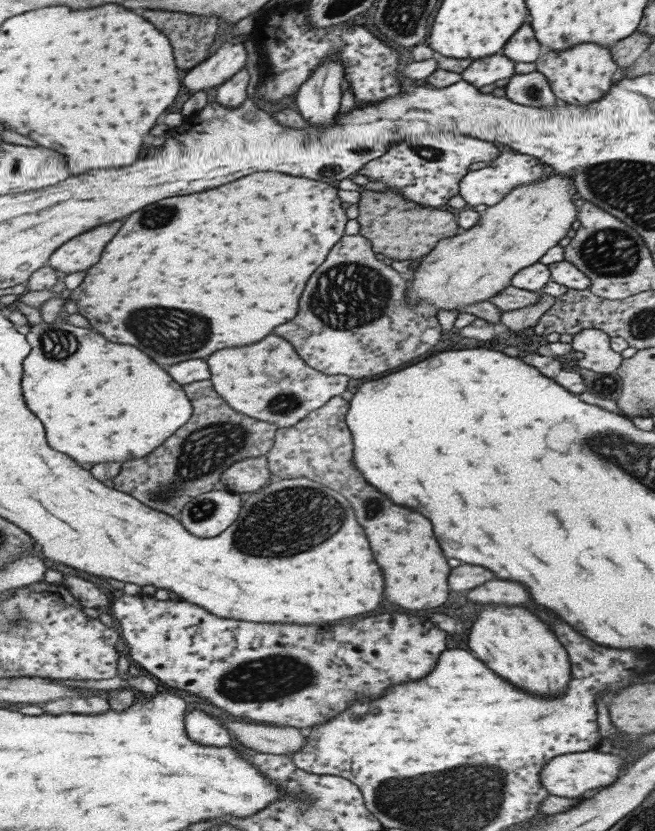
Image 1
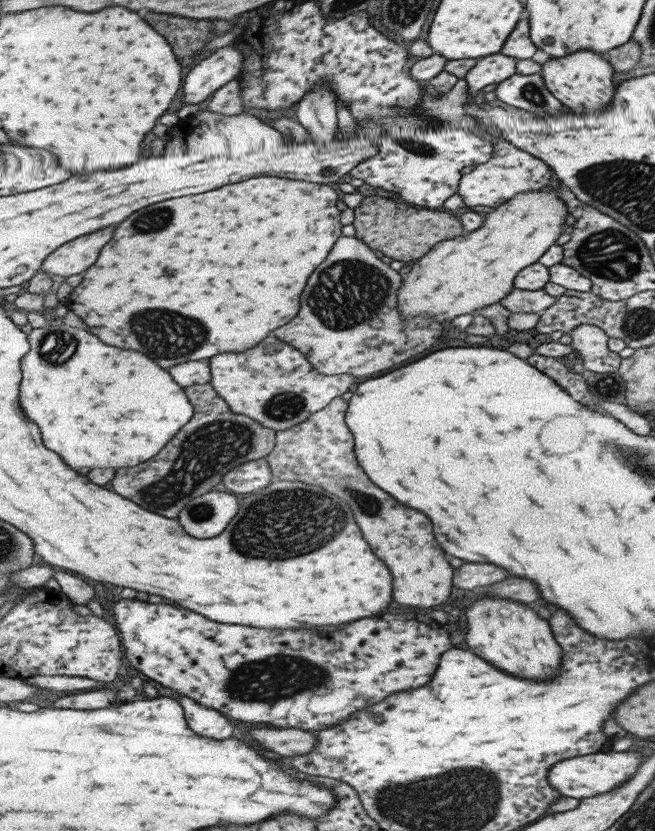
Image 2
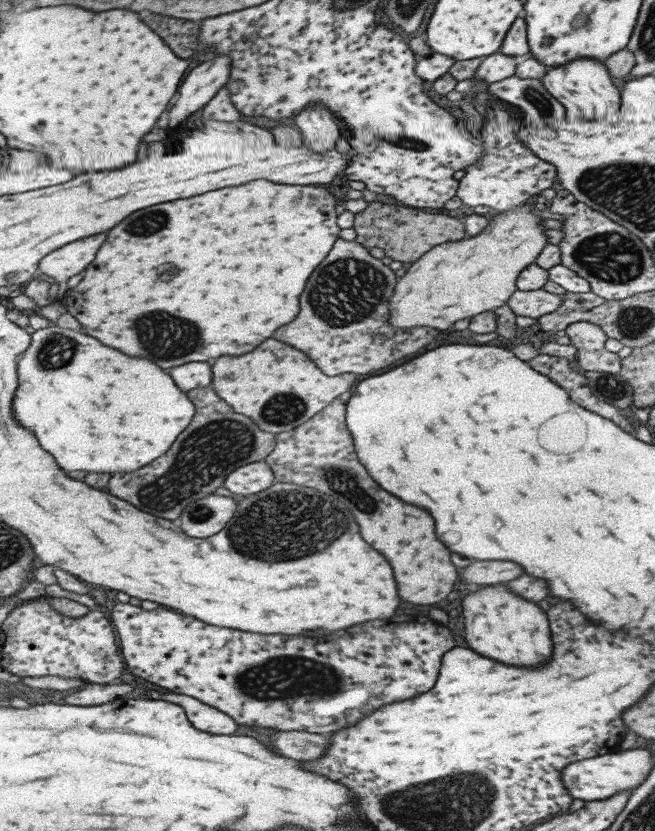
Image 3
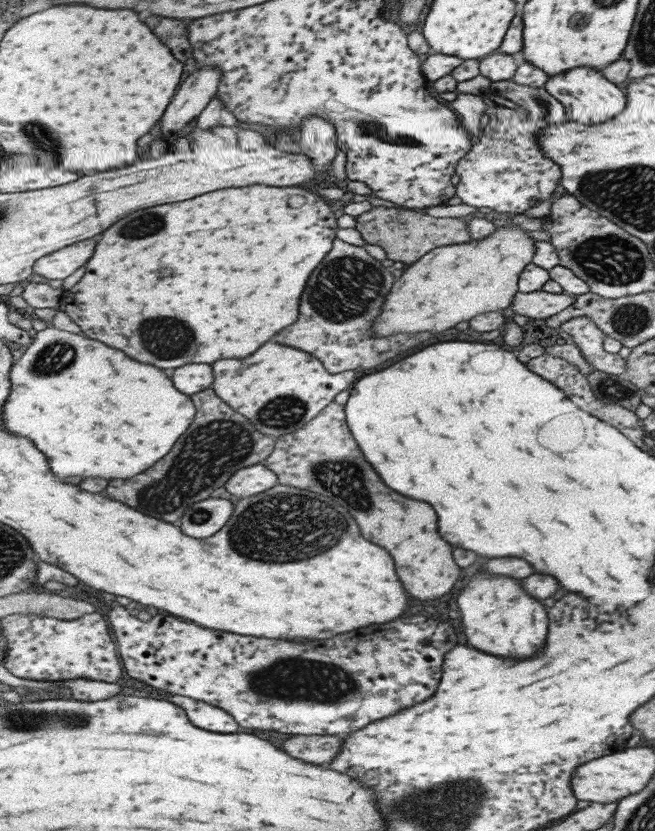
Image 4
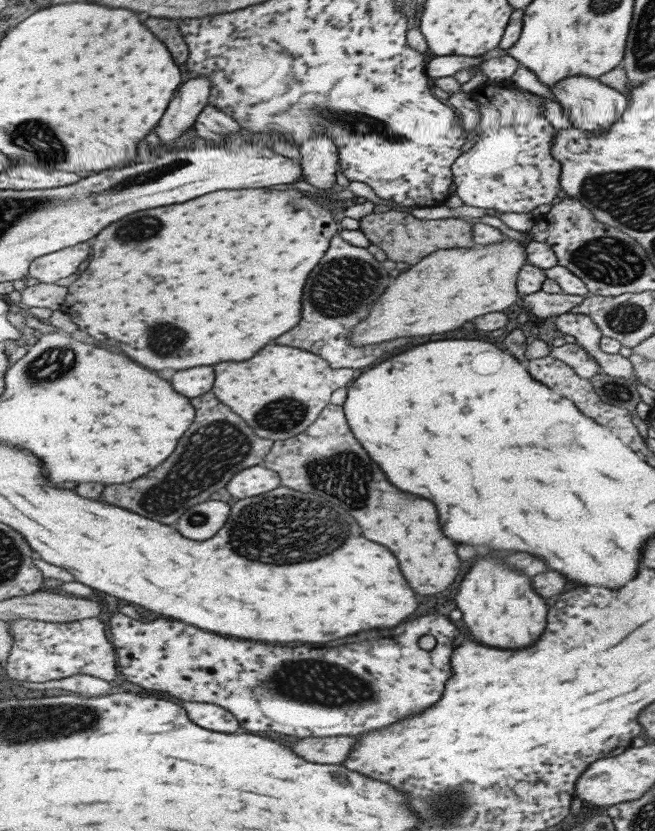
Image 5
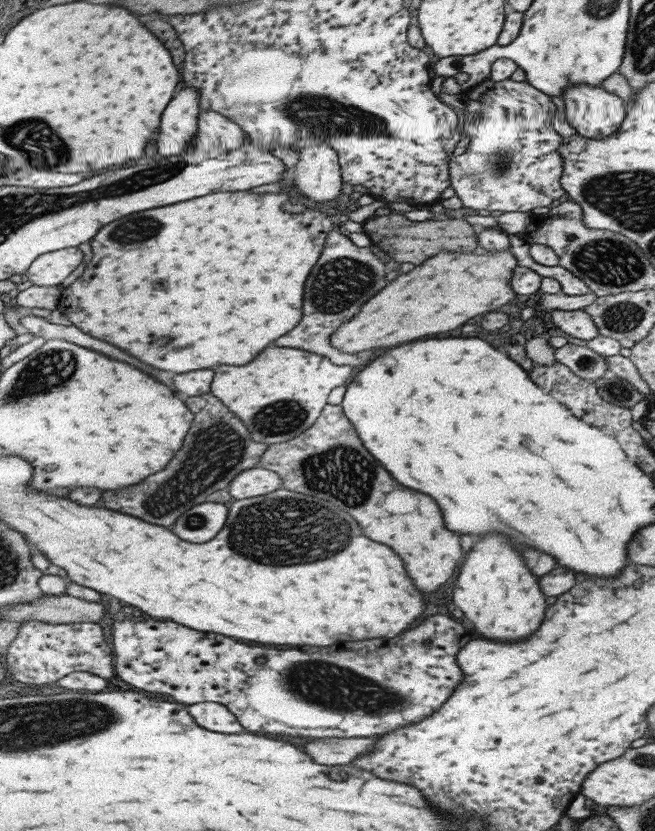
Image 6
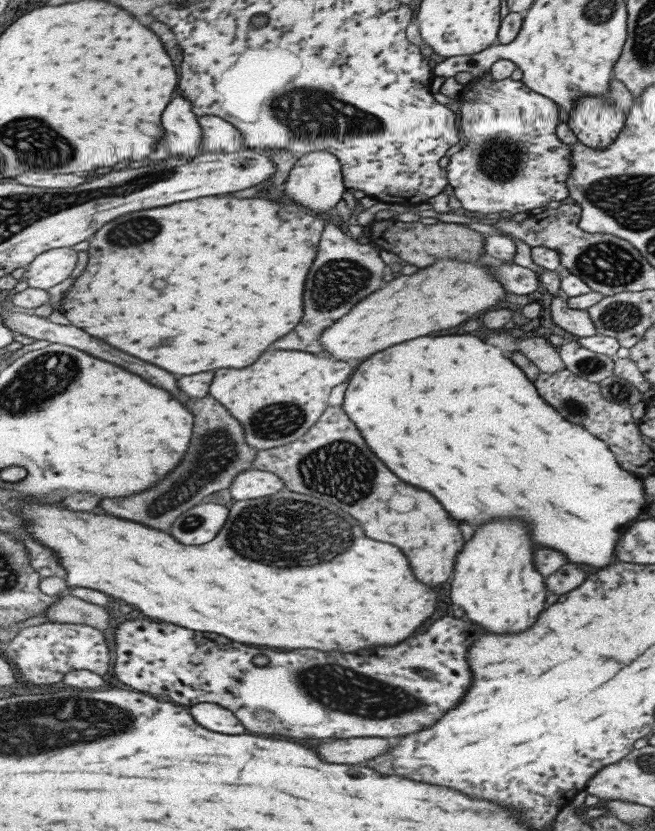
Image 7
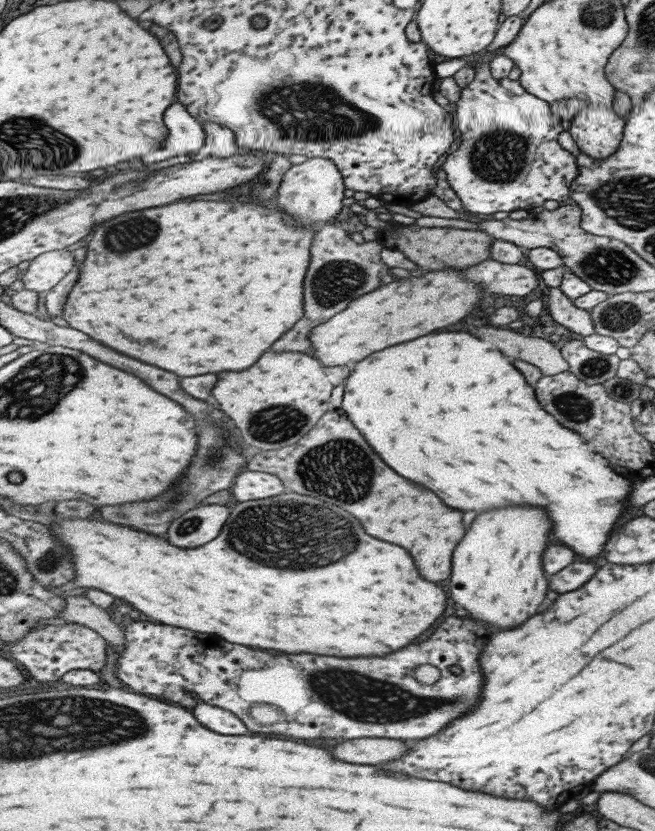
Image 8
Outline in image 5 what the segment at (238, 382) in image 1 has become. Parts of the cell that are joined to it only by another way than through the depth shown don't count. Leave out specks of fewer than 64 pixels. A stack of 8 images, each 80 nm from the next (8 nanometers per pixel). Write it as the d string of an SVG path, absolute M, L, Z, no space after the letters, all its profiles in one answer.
M269 344L249 362L219 364L213 392L239 416L245 416L245 422L257 428L257 436L279 441L308 430L331 404L333 392L343 386L347 388L356 378L354 369L334 369L325 357L313 352Z

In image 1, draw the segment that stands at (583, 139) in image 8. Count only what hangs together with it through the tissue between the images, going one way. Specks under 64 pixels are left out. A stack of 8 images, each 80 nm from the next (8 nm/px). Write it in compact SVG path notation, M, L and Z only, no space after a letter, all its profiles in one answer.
M594 42L578 44L564 51L551 50L537 60L536 64L538 70L549 79L560 103L579 106L589 106L592 102L597 102L608 95L613 86L613 76L620 67L610 47Z

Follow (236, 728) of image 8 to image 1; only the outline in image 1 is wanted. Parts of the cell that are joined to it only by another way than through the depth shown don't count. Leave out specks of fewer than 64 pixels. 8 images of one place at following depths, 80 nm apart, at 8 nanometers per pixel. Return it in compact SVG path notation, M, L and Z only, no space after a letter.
M193 709L186 715L185 724L189 736L193 736L195 742L223 748L233 742L231 732L223 722L203 710Z

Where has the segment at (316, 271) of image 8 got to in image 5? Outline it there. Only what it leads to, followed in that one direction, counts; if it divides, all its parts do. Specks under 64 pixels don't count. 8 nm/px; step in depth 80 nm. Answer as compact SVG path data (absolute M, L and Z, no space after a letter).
M337 234L329 248L329 256L321 260L317 266L317 272L309 276L309 284L305 288L305 308L303 308L303 320L293 332L287 332L277 340L285 346L305 348L309 352L317 352L325 357L334 369L336 368L367 368L373 366L379 360L389 358L391 354L397 354L405 346L413 344L413 338L401 338L391 340L385 344L373 344L373 346L349 346L349 334L359 324L359 320L367 318L369 308L379 300L379 296L389 288L391 276L389 270L385 270L383 262L379 262L367 247L361 248L349 244Z

